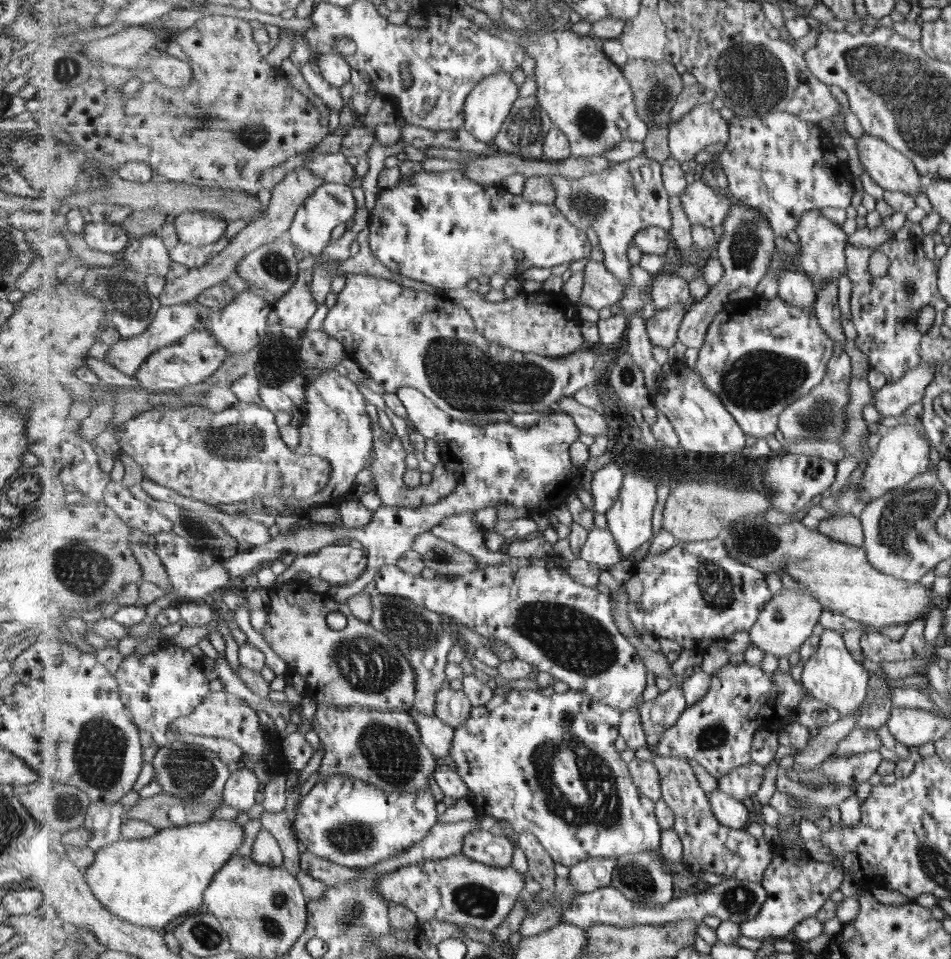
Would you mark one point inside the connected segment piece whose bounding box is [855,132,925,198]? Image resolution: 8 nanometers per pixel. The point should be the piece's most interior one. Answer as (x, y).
(888, 168)

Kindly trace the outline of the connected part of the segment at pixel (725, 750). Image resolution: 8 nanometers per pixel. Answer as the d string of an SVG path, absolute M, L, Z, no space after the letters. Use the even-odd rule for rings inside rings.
M743 661L737 664L727 664L712 675L710 692L698 704L688 707L675 725L665 729L661 741L657 743L655 752L652 754L675 756L683 760L691 758L718 780L729 775L734 769L751 763L755 733L761 729L779 732L783 724L795 720L797 706L806 696L811 696L811 694L806 690L801 679L799 682L795 680L792 670L781 672L777 669L771 675L767 675L761 670L760 664L750 666Z

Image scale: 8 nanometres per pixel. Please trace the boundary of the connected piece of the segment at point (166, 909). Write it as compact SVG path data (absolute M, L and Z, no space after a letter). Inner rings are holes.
M211 820L202 823L193 823L188 824L183 827L175 827L160 829L160 831L147 839L122 839L120 838L117 842L111 843L106 847L99 849L95 854L95 862L85 870L85 876L91 889L93 889L93 894L99 899L99 902L103 903L111 913L121 917L123 920L144 927L152 927L157 930L167 929L167 924L171 924L175 918L179 918L183 912L192 914L200 913L205 909L204 897L206 896L205 892L209 888L209 884L213 882L215 874L241 850L243 846L243 840L245 840L245 828L239 822L231 820Z

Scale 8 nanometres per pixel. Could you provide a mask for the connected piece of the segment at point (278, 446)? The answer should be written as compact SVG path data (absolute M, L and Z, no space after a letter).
M201 403L181 409L150 409L125 421L117 433L118 444L132 456L144 472L145 479L161 484L183 497L201 504L239 504L254 498L310 499L331 480L331 461L317 455L301 456L291 450L279 435L275 416L257 404L255 416L247 416L247 406L236 405L223 412L211 411Z

